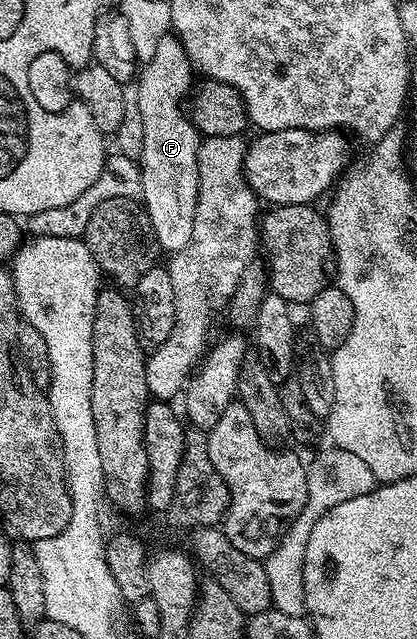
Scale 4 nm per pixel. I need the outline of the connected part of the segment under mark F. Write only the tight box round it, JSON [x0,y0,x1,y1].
[136,35,204,255]

